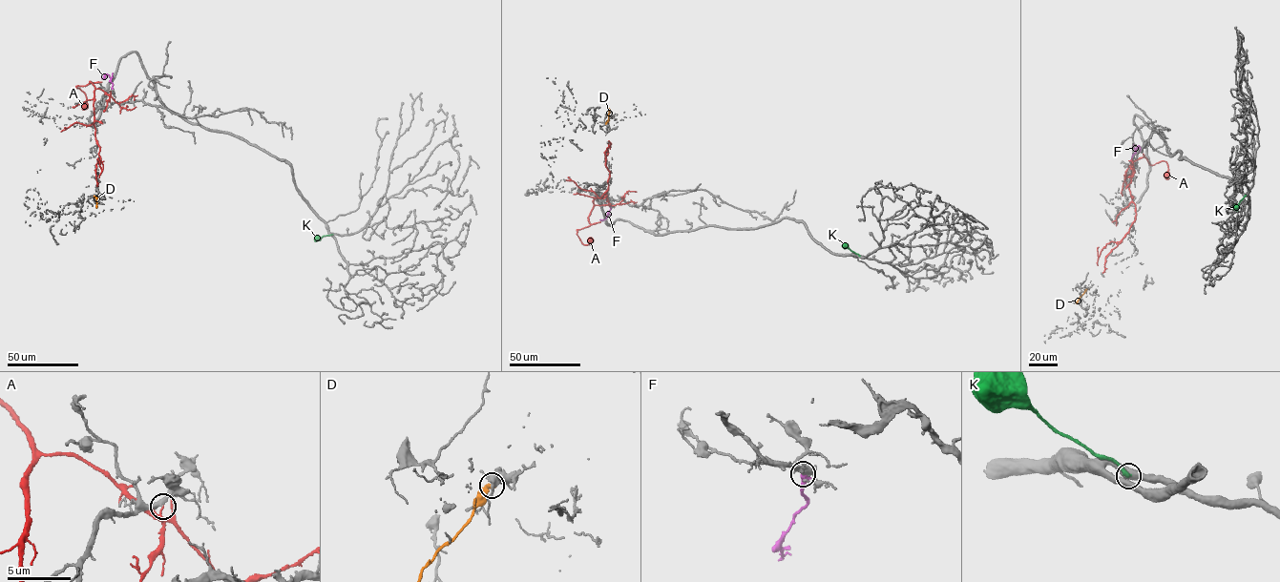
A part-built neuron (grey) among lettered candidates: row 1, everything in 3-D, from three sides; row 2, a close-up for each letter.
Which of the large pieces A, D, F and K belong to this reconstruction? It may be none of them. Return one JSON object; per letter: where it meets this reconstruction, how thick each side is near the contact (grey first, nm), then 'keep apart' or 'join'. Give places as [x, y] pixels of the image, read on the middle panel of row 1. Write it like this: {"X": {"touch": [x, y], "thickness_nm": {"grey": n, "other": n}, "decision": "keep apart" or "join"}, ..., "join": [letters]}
{"A": {"touch": [609, 204], "thickness_nm": {"grey": 320, "other": 130}, "decision": "keep apart"}, "D": {"touch": [606, 123], "thickness_nm": {"grey": 400, "other": 400}, "decision": "keep apart"}, "F": {"touch": [610, 205], "thickness_nm": {"grey": 440, "other": 480}, "decision": "keep apart"}, "K": {"touch": [859, 256], "thickness_nm": {"grey": 500, "other": 360}, "decision": "keep apart"}, "join": []}

